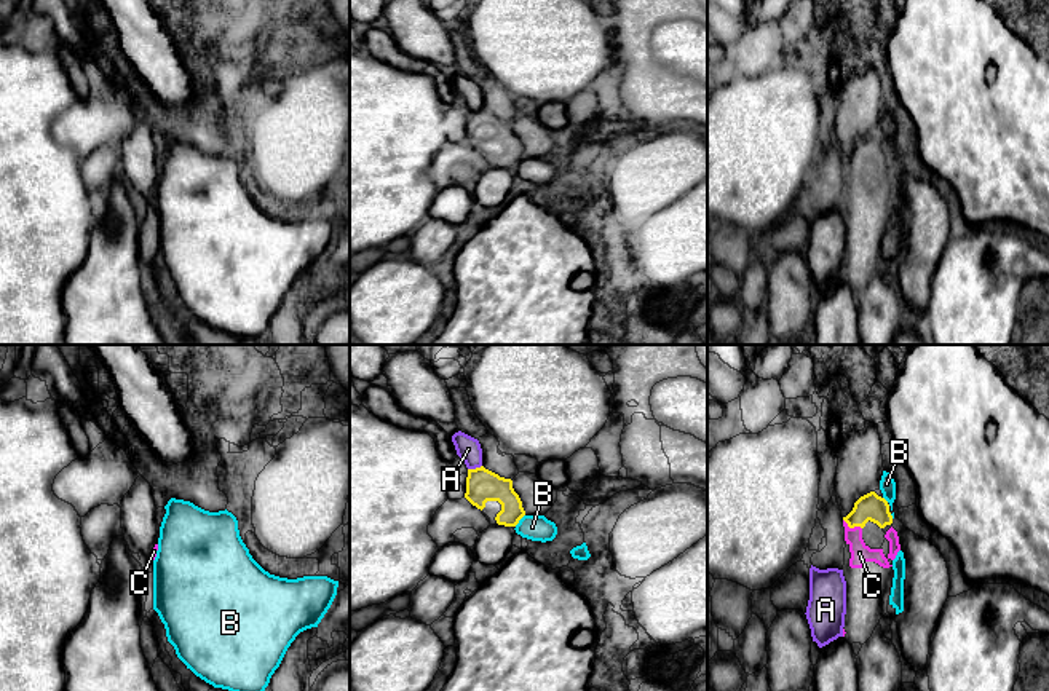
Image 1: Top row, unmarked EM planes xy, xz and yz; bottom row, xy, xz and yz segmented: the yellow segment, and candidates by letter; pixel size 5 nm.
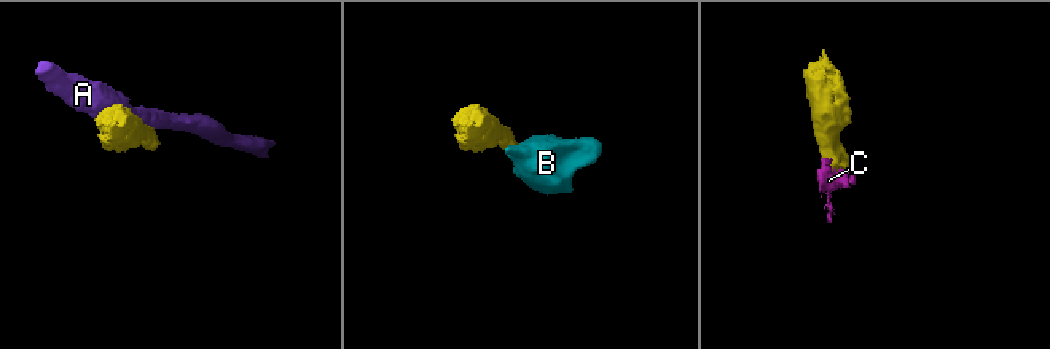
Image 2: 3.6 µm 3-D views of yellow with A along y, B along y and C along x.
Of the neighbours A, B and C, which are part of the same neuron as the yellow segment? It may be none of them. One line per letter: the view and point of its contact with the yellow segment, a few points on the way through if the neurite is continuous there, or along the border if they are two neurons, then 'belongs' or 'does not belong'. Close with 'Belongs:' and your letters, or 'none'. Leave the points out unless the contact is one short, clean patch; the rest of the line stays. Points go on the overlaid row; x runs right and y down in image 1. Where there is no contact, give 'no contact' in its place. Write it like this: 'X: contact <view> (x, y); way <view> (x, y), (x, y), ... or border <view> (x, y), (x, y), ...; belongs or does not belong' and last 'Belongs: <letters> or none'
A: contact xz (476, 468); does not belong
B: contact xz (519, 519); border xz (524, 514), (514, 525); does not belong
C: contact yz (851, 527); way yz (870, 506), (851, 527), (859, 552); belongs
Belongs: C

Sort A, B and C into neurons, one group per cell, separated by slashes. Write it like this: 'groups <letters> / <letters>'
groups A / B / C

